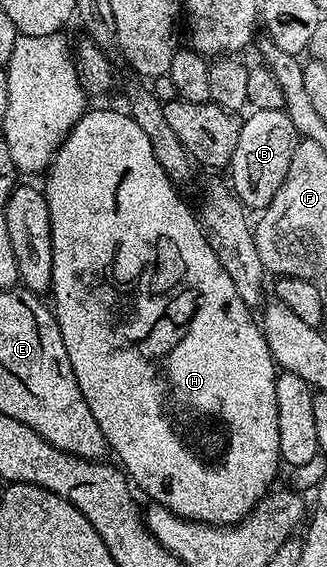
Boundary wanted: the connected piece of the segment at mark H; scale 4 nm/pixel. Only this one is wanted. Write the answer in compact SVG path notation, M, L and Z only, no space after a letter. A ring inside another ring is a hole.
M92 108L85 111L56 148L54 159L46 170L47 177L48 182L42 185L42 192L50 215L51 304L62 331L62 343L66 347L70 367L74 367L74 379L78 379L78 387L86 399L86 407L90 407L90 415L94 415L94 419L98 419L98 427L102 427L109 450L113 454L116 452L115 460L134 482L135 488L144 489L145 495L152 497L148 499L155 504L166 506L187 521L202 521L205 525L236 524L257 503L265 500L264 492L271 487L276 472L282 469L276 402L278 366L272 360L263 328L257 318L256 321L252 318L255 317L253 310L242 303L230 275L226 275L226 267L218 263L218 255L214 255L193 206L191 209L180 198L181 190L173 185L166 171L162 171L162 163L154 159L146 131L142 131L142 127L138 127L136 120L127 112Z

